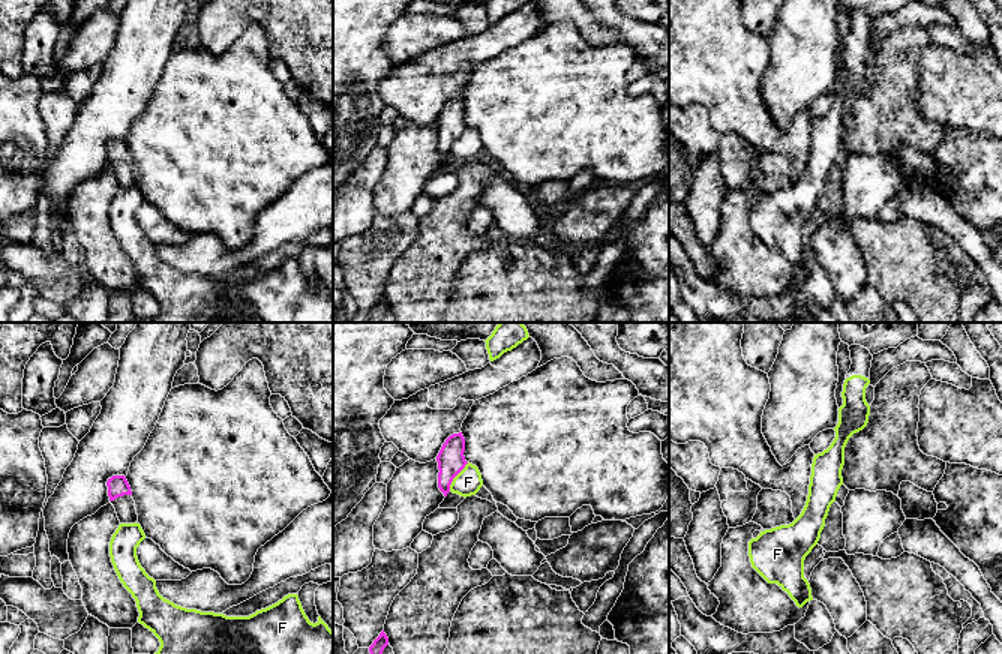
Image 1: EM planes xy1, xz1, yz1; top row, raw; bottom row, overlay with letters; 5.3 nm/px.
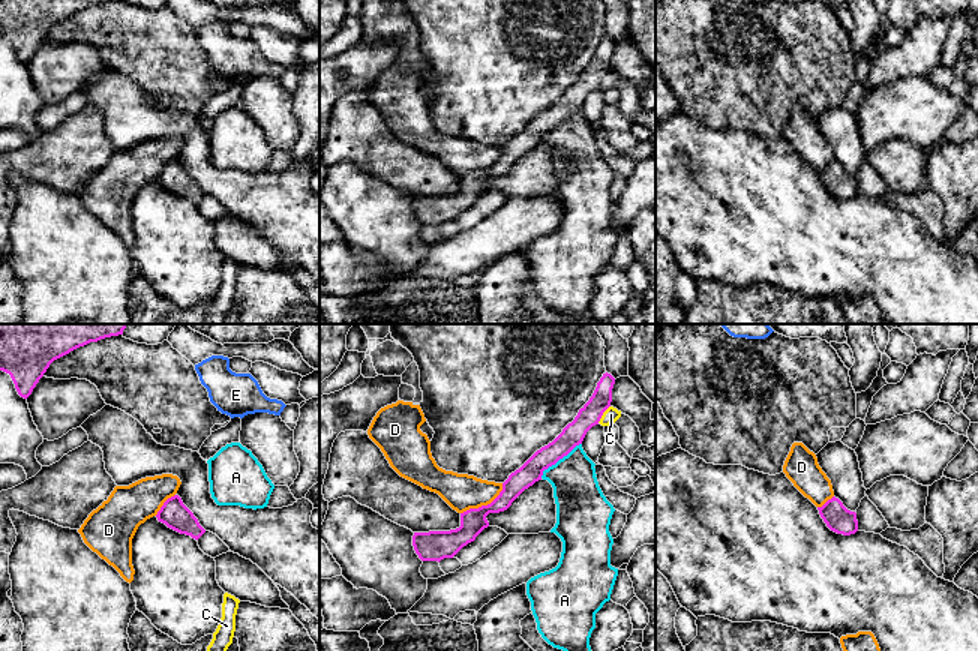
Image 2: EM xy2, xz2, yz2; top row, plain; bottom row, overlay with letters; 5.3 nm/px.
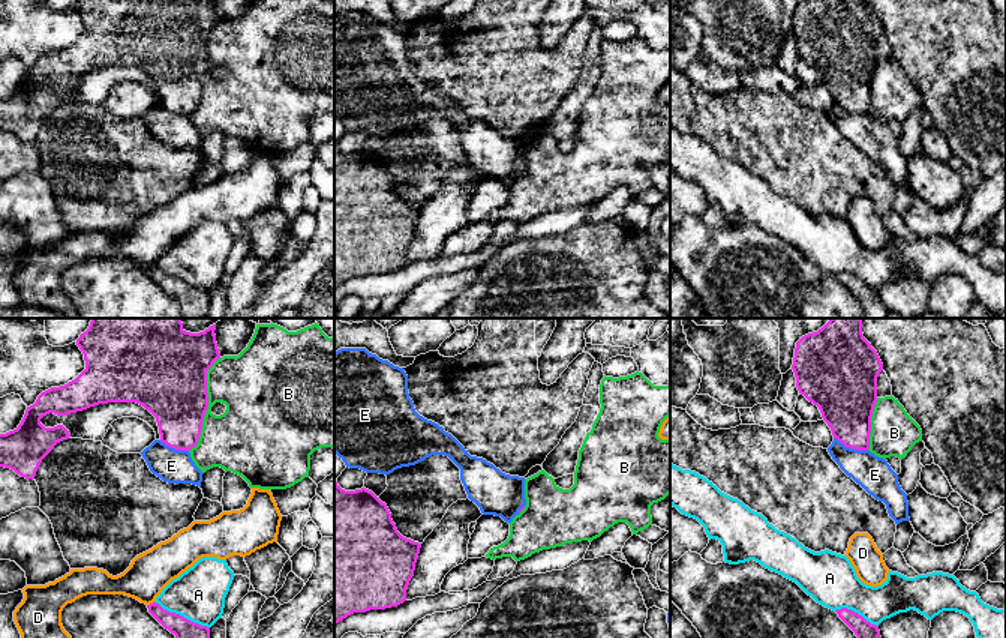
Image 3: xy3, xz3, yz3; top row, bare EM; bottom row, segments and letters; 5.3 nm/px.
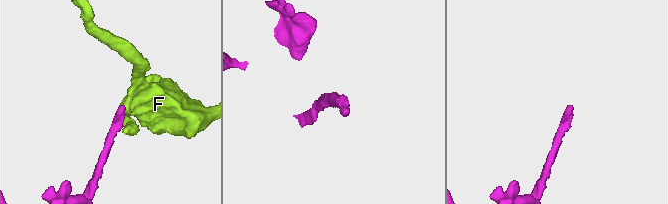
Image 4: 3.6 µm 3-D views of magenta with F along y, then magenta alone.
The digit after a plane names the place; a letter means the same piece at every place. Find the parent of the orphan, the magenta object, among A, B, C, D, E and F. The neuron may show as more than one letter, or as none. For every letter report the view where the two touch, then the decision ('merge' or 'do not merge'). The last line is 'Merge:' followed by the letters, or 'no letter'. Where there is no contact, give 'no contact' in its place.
A: xy3 | do not merge
B: xy3 | do not merge
C: xz2 | do not merge
D: xz2 | do not merge
E: yz3 | do not merge
F: xz1 | do not merge
Merge: no letter

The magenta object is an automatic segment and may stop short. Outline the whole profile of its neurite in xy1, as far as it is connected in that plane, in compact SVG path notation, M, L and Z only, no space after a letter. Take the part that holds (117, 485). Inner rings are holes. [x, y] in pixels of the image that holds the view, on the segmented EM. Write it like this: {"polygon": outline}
{"polygon": "M112 476L106 482L108 496L116 508L120 524L138 524L135 501L124 476Z"}

